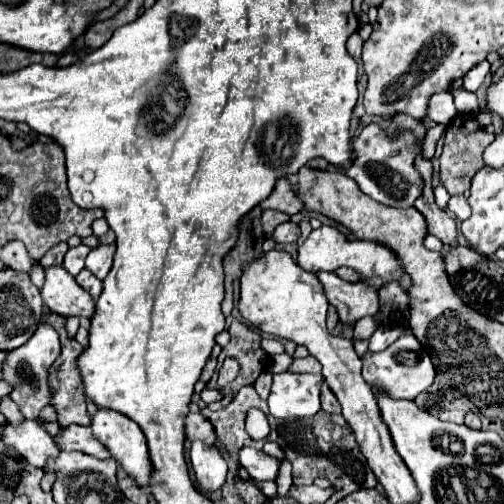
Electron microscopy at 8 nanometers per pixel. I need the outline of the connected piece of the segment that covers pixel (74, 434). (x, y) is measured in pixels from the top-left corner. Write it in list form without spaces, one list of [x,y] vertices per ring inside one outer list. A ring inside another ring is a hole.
[[[69,426],[65,430],[61,430],[57,436],[57,444],[61,450],[75,450],[75,452],[83,452],[95,458],[111,458],[109,450],[93,436],[89,426]]]

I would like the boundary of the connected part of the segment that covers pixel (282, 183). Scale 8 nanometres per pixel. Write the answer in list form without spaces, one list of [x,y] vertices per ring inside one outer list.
[[[279,180],[277,182],[277,188],[273,190],[273,194],[261,202],[261,208],[267,210],[279,210],[279,212],[285,212],[289,216],[297,214],[303,210],[303,202],[297,198],[297,194],[293,192],[293,186],[289,184],[289,180]]]

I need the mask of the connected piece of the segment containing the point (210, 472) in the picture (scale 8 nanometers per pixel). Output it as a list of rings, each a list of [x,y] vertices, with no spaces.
[[[199,440],[191,444],[189,454],[191,454],[191,466],[199,482],[199,488],[203,492],[219,490],[225,484],[227,470],[229,470],[223,454],[215,446],[207,446]]]

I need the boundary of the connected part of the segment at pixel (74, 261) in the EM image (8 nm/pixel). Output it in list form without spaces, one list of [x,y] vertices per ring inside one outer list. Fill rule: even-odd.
[[[79,244],[77,248],[69,248],[69,252],[65,254],[65,262],[63,262],[63,268],[71,274],[71,276],[77,276],[85,266],[85,256],[89,254],[89,246],[85,244]]]

